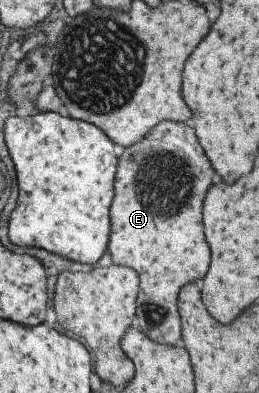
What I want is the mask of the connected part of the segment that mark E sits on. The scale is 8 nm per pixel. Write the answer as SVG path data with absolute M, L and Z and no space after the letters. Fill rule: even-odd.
M159 121L142 141L124 149L115 171L107 251L113 264L126 265L137 273L139 292L133 325L154 343L176 345L180 341L176 295L182 285L202 279L210 261L202 235L200 205L214 171L194 131L170 121ZM150 179L154 181L152 189L148 189Z

